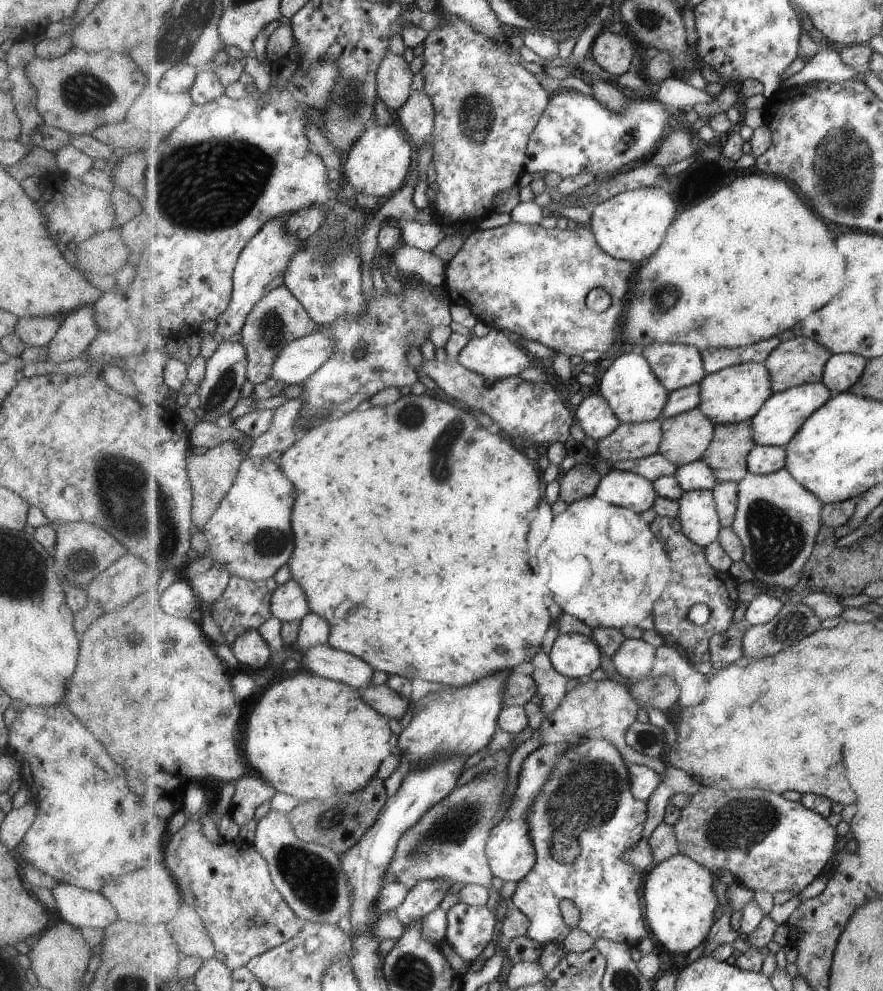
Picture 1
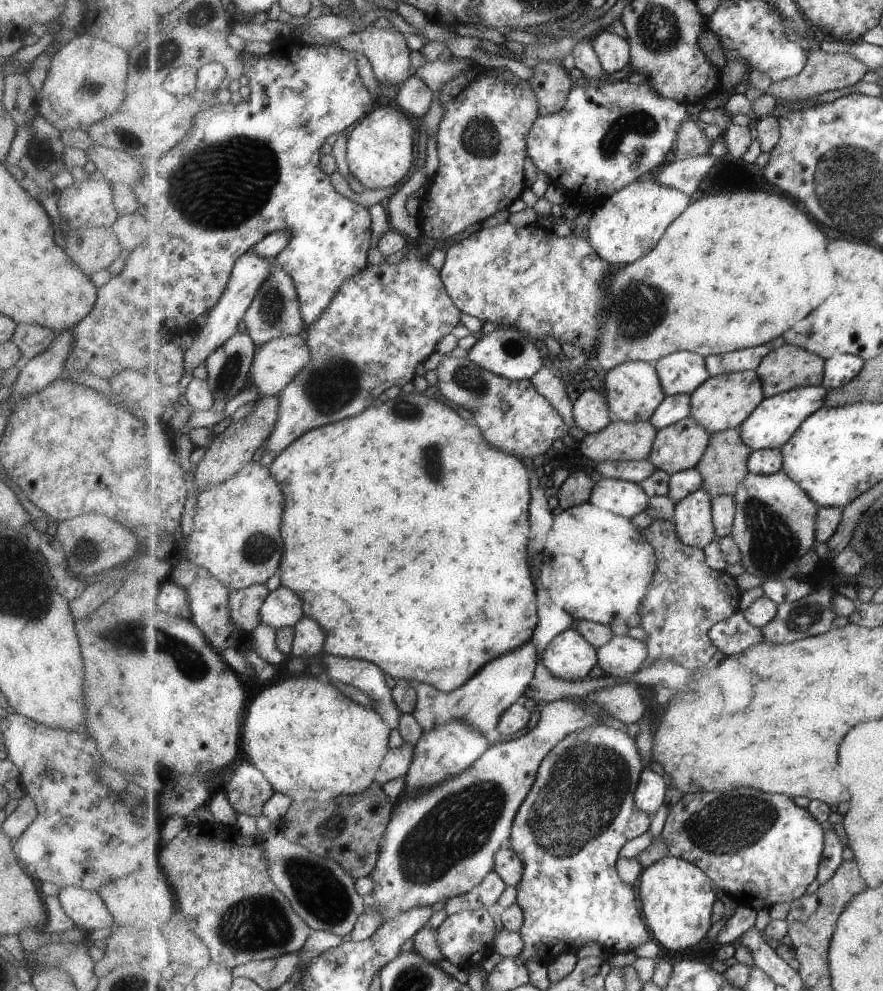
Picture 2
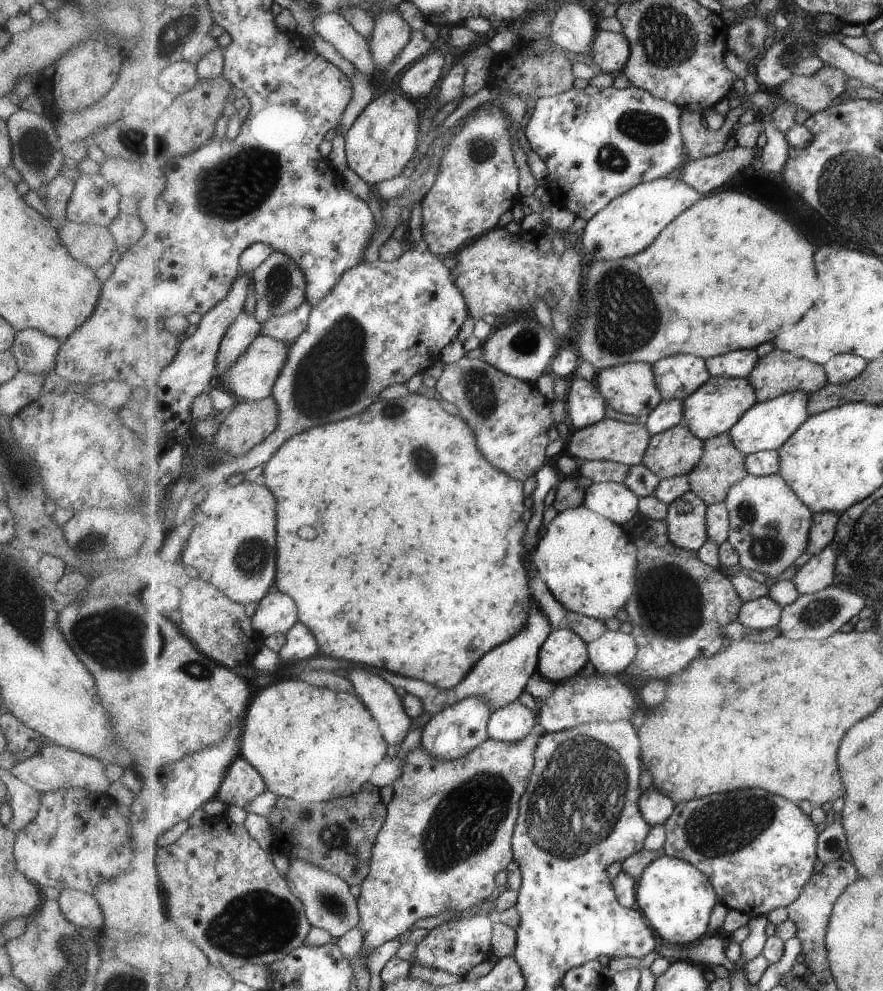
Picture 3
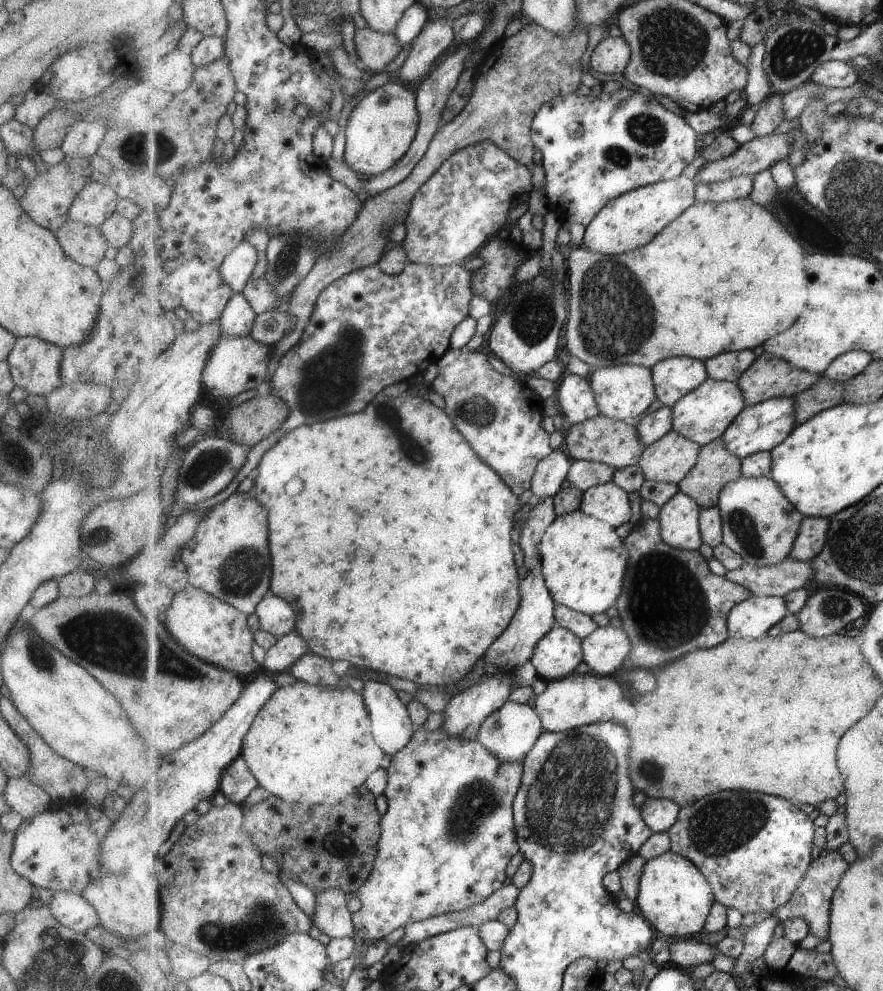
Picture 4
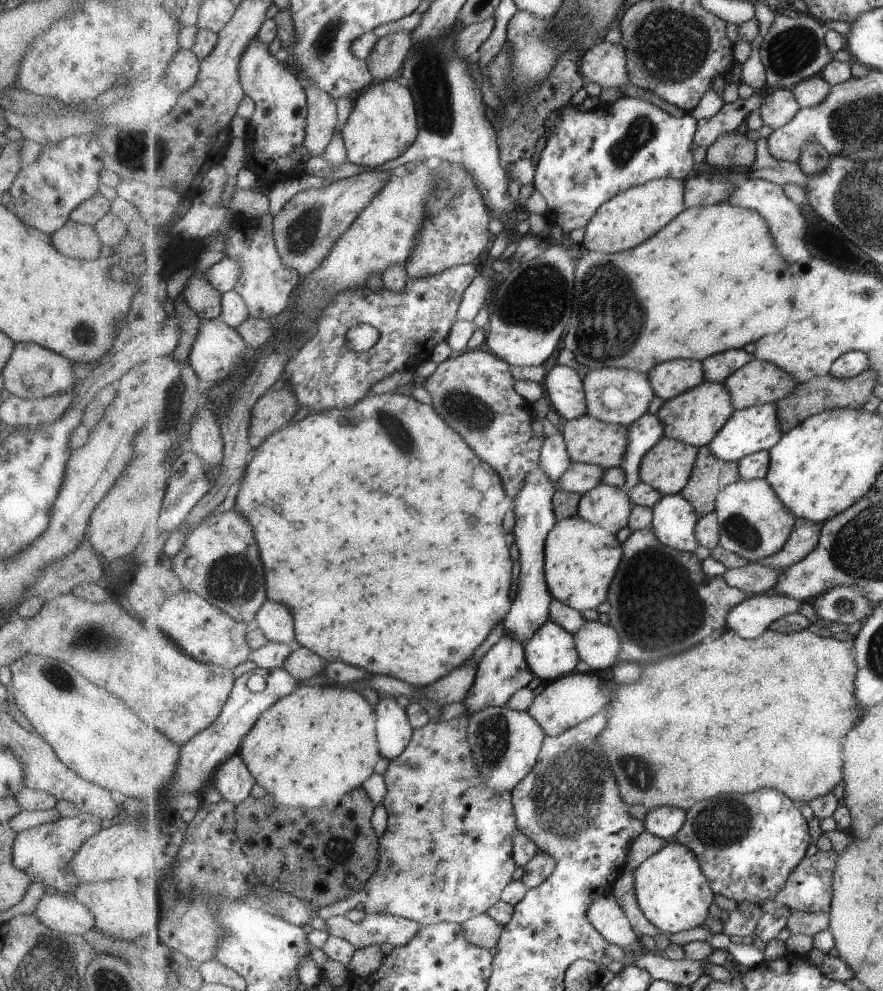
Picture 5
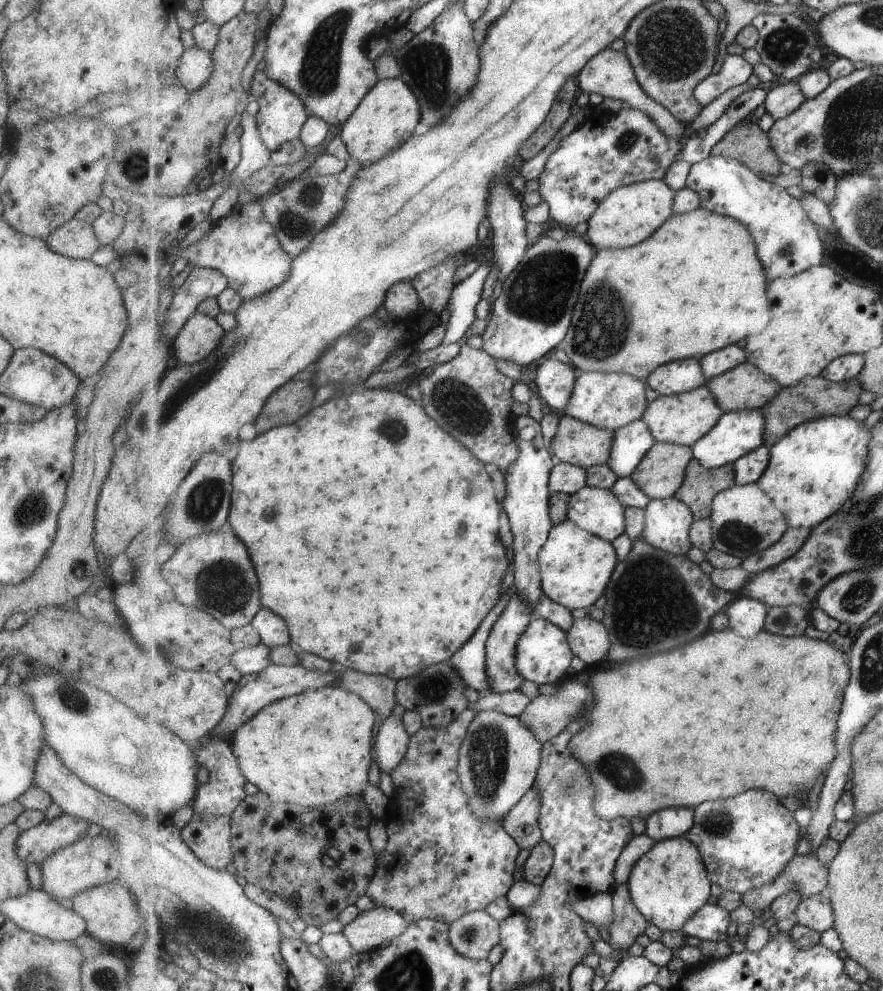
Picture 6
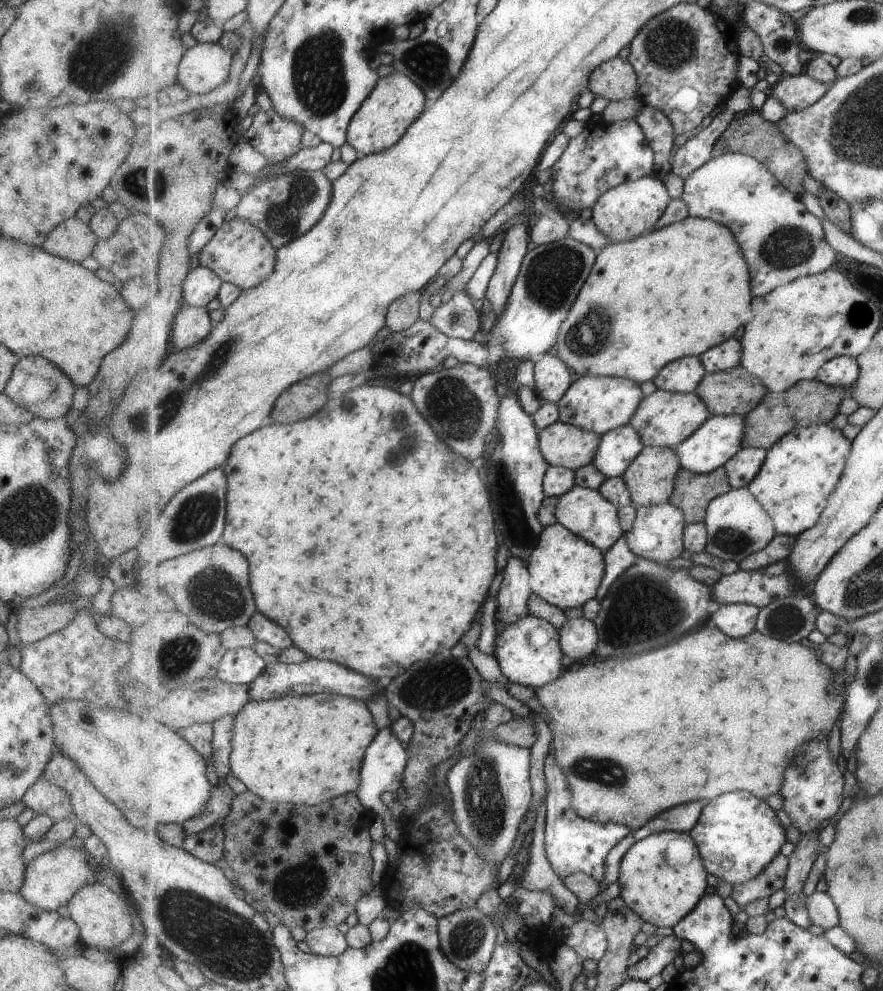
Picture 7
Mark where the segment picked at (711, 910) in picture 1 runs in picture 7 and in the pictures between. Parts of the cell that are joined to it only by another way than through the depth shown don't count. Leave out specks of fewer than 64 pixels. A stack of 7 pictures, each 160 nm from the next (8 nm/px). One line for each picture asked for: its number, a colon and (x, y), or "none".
2: (677, 896)
3: (676, 897)
4: (674, 895)
5: (675, 895)
6: (669, 884)
7: (663, 877)

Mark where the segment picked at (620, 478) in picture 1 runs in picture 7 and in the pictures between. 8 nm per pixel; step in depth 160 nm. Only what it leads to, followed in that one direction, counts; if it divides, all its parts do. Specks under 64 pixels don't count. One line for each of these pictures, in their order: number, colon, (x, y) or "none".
2: (626, 498)
3: (617, 501)
4: (608, 502)
5: (609, 506)
6: (600, 511)
7: (585, 511)

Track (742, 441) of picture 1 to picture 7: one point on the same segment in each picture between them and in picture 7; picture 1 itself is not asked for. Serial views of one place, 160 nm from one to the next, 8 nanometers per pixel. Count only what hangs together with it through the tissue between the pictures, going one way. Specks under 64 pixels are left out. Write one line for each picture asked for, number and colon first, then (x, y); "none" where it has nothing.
2: (724, 466)
3: (723, 465)
4: (717, 467)
5: (711, 475)
6: (702, 484)
7: (693, 492)

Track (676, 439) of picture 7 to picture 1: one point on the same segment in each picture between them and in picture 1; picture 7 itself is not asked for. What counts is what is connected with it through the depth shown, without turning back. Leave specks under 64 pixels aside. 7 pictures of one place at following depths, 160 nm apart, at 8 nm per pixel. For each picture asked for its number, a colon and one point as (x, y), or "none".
1: (737, 393)
2: (725, 401)
3: (717, 406)
4: (704, 415)
5: (696, 417)
6: (684, 418)

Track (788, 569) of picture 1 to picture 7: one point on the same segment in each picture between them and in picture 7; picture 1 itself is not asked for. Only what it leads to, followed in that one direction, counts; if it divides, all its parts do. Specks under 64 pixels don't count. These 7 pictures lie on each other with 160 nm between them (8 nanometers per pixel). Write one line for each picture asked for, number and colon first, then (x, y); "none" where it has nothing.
2: (775, 526)
3: (770, 526)
4: (760, 523)
5: (755, 523)
6: (746, 520)
7: (738, 525)

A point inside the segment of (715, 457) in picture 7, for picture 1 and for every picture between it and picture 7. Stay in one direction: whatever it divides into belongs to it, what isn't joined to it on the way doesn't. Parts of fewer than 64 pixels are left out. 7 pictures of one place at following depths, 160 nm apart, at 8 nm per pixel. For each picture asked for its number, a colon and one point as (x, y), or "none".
1: (782, 416)
2: (774, 422)
3: (768, 425)
4: (763, 426)
5: (754, 429)
6: (737, 433)

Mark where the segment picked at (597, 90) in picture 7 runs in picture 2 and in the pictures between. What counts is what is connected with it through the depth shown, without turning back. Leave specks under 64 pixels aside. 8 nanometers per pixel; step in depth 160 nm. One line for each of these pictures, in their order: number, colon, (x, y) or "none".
2: (614, 52)
3: (612, 50)
4: (612, 55)
5: (606, 63)
6: (611, 73)

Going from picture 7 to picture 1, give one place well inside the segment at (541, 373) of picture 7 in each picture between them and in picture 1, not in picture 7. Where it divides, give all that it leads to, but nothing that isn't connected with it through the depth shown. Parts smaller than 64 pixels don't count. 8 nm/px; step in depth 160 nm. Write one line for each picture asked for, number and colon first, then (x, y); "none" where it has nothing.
1: (595, 414)
2: (592, 412)
3: (585, 403)
4: (576, 397)
5: (565, 386)
6: (555, 380)

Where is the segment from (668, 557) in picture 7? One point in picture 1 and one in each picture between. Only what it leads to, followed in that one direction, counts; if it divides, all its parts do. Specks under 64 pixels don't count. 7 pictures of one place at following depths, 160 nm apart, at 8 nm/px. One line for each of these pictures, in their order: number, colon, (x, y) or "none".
1: (700, 518)
2: (694, 519)
3: (687, 519)
4: (679, 522)
5: (675, 522)
6: (668, 521)

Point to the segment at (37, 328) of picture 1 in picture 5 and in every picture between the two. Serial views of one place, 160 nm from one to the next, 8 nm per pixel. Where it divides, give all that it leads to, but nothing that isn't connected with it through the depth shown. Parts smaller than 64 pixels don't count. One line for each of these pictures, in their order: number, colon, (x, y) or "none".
2: (31, 339)
3: (34, 352)
4: (34, 364)
5: (32, 371)

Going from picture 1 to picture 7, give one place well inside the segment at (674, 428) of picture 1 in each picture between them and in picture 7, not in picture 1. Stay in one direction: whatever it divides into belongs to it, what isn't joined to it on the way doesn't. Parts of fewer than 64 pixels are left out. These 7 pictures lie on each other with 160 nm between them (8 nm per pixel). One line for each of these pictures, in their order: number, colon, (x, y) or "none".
2: (680, 446)
3: (676, 452)
4: (670, 459)
5: (668, 466)
6: (661, 474)
7: (651, 479)

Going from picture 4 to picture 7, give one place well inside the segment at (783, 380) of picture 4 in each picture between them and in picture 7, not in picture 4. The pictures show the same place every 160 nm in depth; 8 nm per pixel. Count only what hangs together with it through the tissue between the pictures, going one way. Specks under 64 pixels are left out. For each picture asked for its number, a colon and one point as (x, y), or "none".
5: (759, 382)
6: (746, 387)
7: (736, 391)

